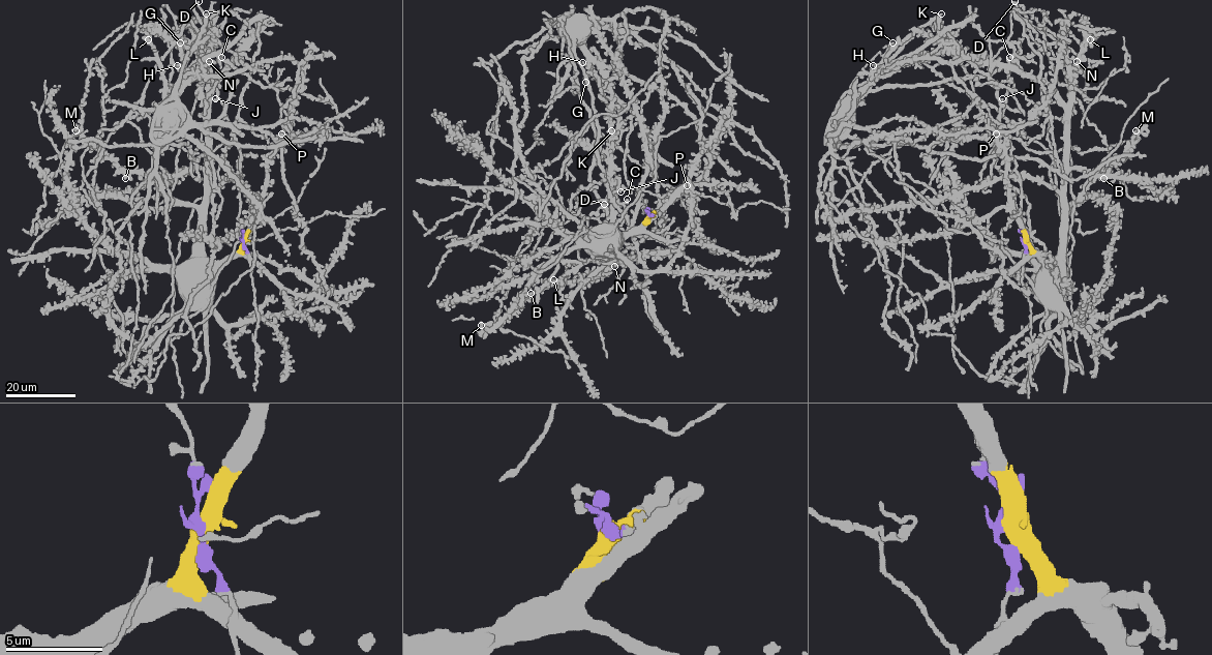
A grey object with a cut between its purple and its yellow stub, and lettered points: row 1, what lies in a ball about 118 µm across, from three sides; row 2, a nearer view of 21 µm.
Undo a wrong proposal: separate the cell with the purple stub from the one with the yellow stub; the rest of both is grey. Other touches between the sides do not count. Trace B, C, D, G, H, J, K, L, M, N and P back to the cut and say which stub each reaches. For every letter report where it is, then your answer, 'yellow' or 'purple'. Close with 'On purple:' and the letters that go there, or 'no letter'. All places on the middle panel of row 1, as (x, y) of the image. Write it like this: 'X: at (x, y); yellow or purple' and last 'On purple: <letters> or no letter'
B: at (531, 293); yellow
C: at (627, 199); purple
D: at (604, 204); purple
G: at (585, 82); purple
H: at (582, 62); purple
J: at (620, 191); purple
K: at (611, 130); purple
L: at (553, 279); yellow
M: at (481, 325); yellow
N: at (614, 266); yellow
P: at (687, 185); yellow
On purple: C, D, G, H, J, K

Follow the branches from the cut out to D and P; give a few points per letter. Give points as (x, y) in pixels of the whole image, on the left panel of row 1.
D: (243, 242), (239, 219), (240, 148), (212, 81), (207, 17), (198, 1)
P: (243, 242), (263, 189), (266, 159), (285, 140), (281, 134)

